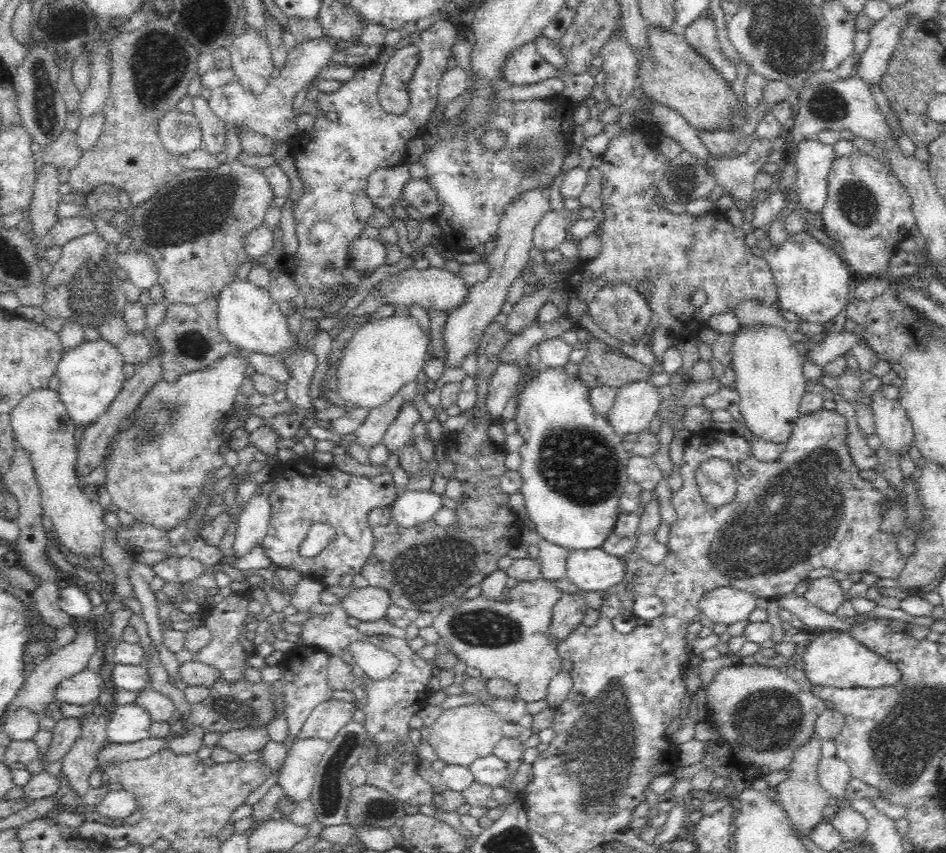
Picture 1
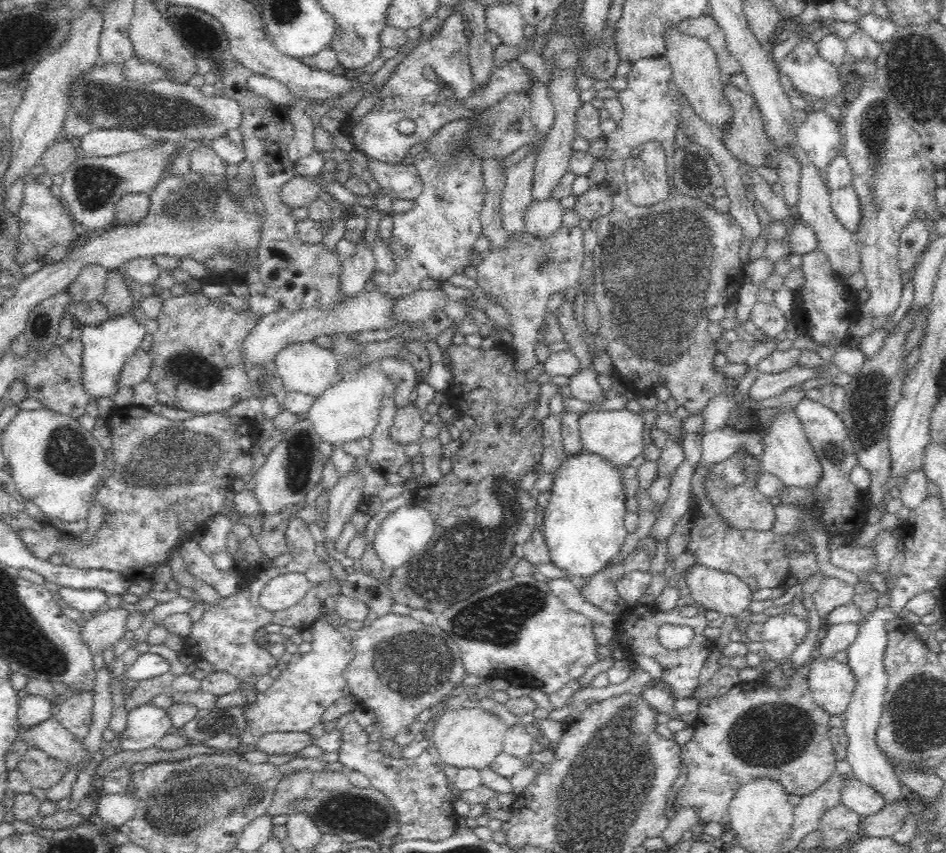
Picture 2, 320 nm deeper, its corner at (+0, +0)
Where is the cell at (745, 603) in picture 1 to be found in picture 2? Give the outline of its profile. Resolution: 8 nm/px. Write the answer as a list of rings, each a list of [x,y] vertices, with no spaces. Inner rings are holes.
[[[698,564],[691,566],[686,574],[690,597],[706,611],[738,617],[749,609],[751,591],[736,576]]]

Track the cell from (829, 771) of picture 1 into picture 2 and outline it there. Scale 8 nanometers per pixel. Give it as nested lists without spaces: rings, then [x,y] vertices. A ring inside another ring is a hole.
[[[850,774],[847,775],[847,785],[841,790],[841,803],[860,817],[868,818],[878,814],[888,802],[874,788]]]

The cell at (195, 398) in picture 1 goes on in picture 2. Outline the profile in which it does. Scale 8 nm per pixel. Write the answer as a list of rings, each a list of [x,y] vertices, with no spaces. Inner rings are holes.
[[[374,289],[372,292],[360,291],[350,299],[346,299],[343,305],[331,311],[330,309],[304,309],[290,312],[278,308],[268,316],[261,317],[253,328],[254,332],[250,332],[250,336],[246,338],[242,352],[245,366],[251,368],[258,362],[274,360],[282,349],[294,344],[312,342],[320,336],[330,336],[342,332],[359,334],[362,331],[390,329],[390,310],[394,303],[390,297],[386,297],[384,293]]]

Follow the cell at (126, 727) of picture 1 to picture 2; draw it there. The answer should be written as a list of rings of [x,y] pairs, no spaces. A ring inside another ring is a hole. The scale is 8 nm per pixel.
[[[144,705],[129,711],[127,728],[120,738],[122,750],[138,752],[159,748],[159,742],[173,727],[168,711],[155,705]]]

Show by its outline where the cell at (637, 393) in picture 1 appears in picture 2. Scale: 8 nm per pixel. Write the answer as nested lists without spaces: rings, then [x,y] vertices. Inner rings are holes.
[[[592,409],[583,417],[579,417],[580,443],[588,453],[602,458],[602,461],[610,463],[612,467],[619,470],[619,468],[628,466],[637,456],[643,455],[643,421],[643,414],[634,413],[628,409],[603,412]]]

